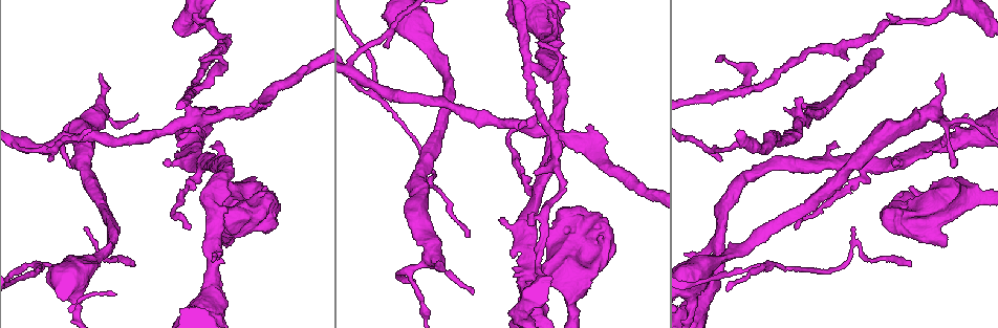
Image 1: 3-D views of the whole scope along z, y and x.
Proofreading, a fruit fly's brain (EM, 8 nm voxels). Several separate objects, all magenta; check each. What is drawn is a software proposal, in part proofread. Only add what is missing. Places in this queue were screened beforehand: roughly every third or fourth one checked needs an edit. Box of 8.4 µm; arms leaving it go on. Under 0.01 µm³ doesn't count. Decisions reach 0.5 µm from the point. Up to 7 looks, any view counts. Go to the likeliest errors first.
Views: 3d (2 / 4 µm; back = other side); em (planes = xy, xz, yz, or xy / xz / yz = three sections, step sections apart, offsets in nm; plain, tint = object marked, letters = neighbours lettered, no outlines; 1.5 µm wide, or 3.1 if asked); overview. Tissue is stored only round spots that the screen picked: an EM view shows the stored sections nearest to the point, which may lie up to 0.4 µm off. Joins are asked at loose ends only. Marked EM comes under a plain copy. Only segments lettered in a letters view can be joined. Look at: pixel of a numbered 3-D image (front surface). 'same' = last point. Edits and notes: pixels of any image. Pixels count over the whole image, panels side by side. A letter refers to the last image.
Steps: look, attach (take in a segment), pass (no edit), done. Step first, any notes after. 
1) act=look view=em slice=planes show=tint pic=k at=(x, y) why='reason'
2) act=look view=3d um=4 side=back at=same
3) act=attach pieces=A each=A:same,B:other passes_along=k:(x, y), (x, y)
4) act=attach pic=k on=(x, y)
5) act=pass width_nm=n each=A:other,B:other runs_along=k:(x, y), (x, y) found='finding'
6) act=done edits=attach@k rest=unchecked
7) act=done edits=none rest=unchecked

act=look view=em slice=planes show=tint pic=1 at=(799, 99) why='free end'

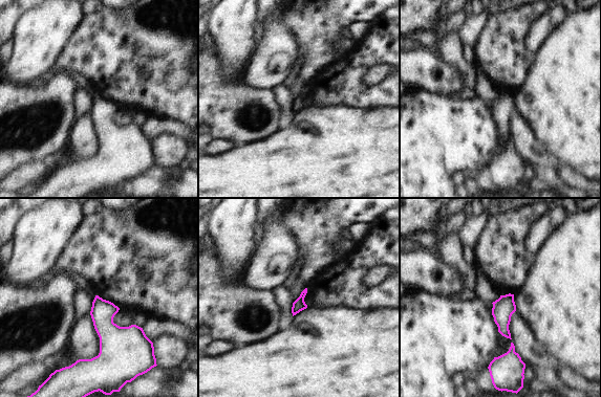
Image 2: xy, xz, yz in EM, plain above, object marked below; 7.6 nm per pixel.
act=look view=em slice=planes show=letters at=same why='what lies round it'

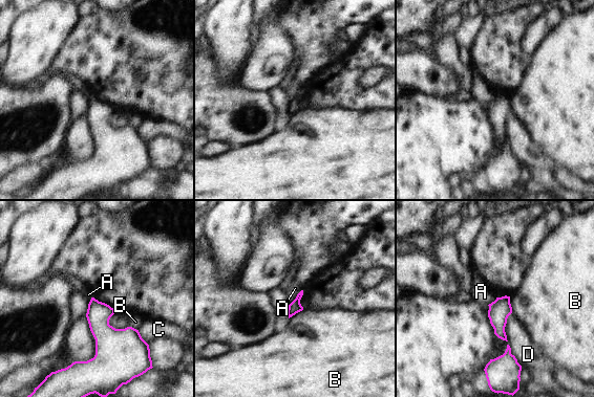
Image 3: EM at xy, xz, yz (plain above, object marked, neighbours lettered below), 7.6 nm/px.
act=pass longest_contact=D:220nm each=A:other,B:other,C:other,D:other border=3:(301, 289), (290, 304) found='no lettered segment goes on from it'

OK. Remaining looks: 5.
act=look view=em slice=yz step=4 show=letters pic=1 at=(232, 240) why='free end'

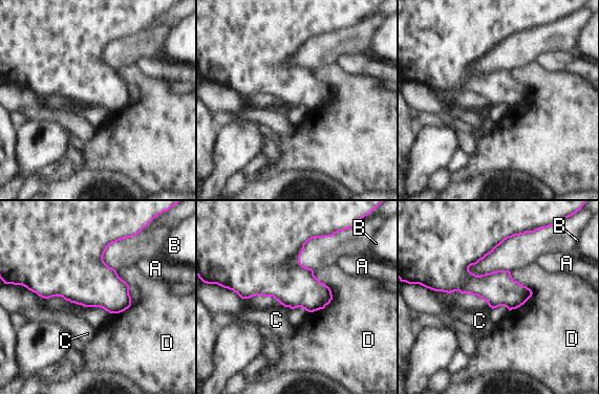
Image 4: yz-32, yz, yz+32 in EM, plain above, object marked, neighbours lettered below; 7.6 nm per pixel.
act=look view=em slice=planes show=letters at=same

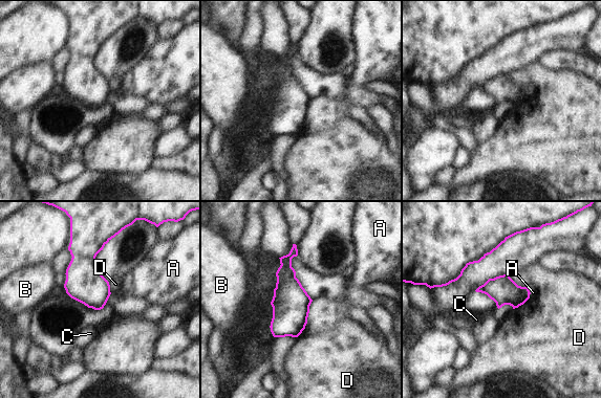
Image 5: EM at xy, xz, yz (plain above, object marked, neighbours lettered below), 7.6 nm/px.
act=pass each=A:other,B:other,C:other,D:other border=5:(313, 300), (303, 329) found='none of them fits'

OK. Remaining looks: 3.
act=look view=em slice=planes show=letters pic=1 at=(955, 159) why='tapers out'

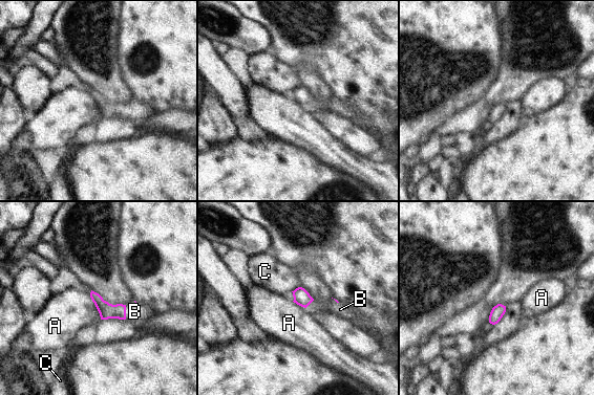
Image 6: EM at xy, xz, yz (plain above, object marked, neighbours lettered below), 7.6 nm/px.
act=attach pic=6 on=(134, 311) each=A:other,B:same,C:other passes_along=6:(106, 310), (125, 312), (134, 311) found='it goes on there'

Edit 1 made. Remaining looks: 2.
act=done edits=attach@6 rest=unchecked

